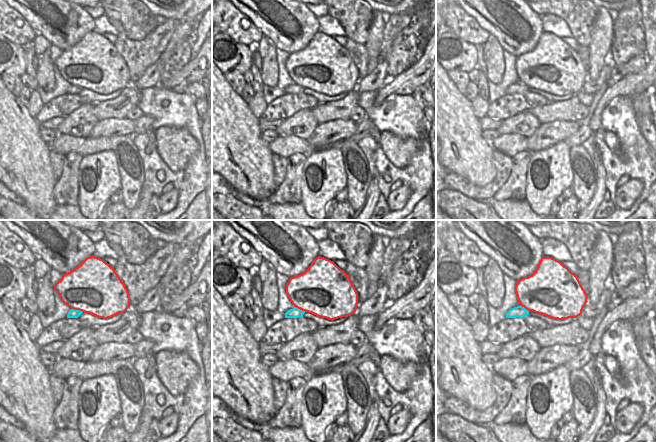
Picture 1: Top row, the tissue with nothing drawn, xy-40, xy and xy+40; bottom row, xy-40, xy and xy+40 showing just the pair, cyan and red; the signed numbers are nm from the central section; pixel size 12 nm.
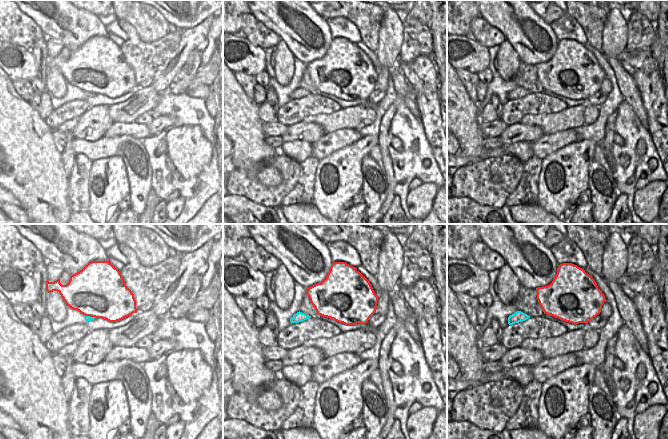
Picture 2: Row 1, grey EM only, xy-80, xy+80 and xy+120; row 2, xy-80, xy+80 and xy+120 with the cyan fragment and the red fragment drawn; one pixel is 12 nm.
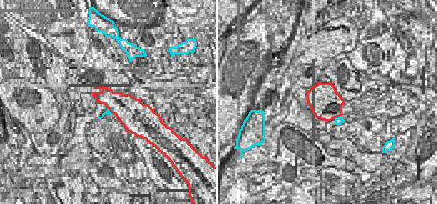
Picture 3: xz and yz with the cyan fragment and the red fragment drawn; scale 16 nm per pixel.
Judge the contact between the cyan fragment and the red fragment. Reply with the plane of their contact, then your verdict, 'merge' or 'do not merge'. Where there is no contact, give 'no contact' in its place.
xy-40 | do not merge

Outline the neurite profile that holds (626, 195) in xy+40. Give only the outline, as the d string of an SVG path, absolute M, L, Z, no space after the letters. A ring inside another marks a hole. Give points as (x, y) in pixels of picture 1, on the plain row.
M631 179L617 188L615 206L621 210L628 210L638 199L643 190L643 183L638 179Z

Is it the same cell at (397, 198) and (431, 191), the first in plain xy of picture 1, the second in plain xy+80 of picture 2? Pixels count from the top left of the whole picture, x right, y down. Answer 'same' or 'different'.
same

